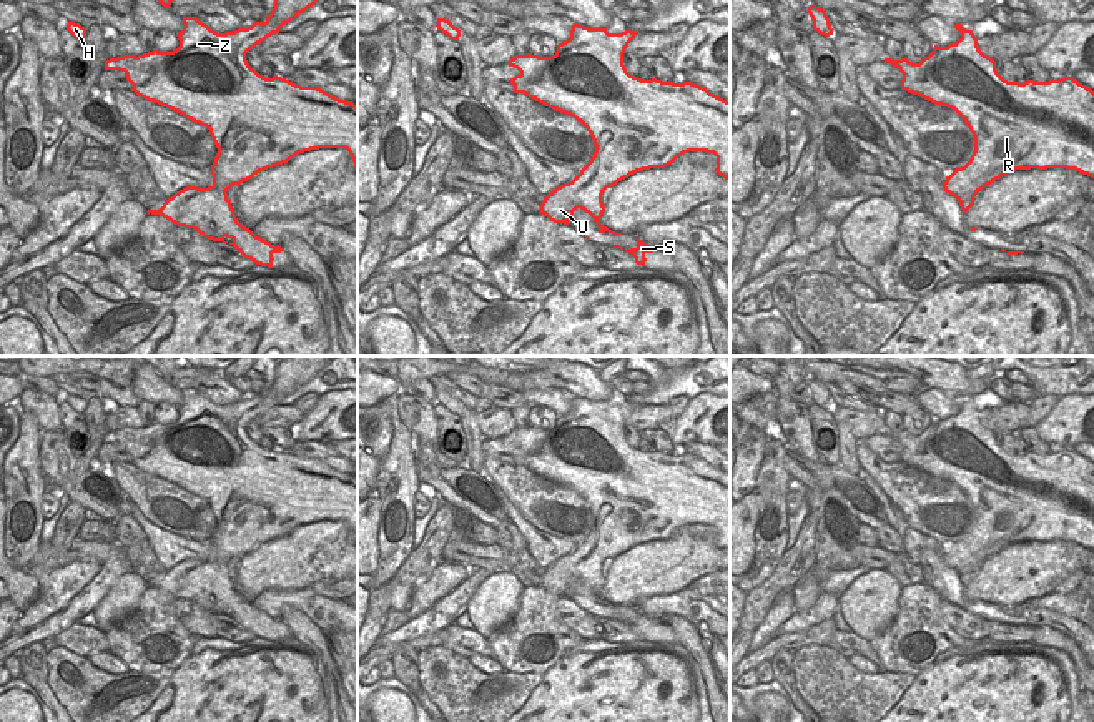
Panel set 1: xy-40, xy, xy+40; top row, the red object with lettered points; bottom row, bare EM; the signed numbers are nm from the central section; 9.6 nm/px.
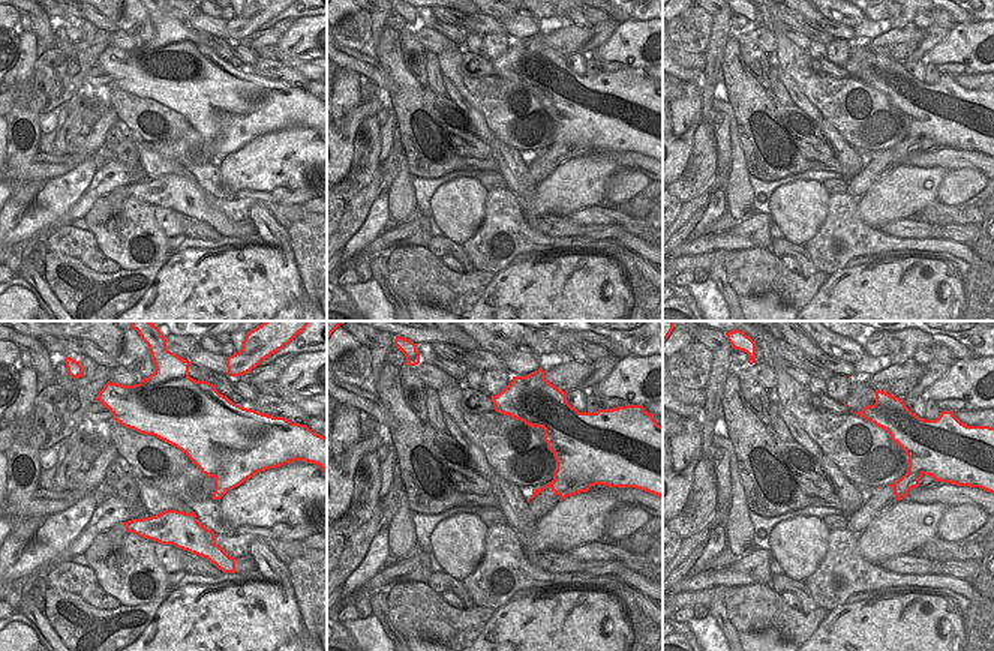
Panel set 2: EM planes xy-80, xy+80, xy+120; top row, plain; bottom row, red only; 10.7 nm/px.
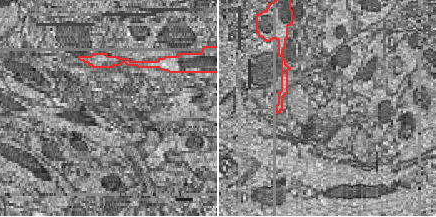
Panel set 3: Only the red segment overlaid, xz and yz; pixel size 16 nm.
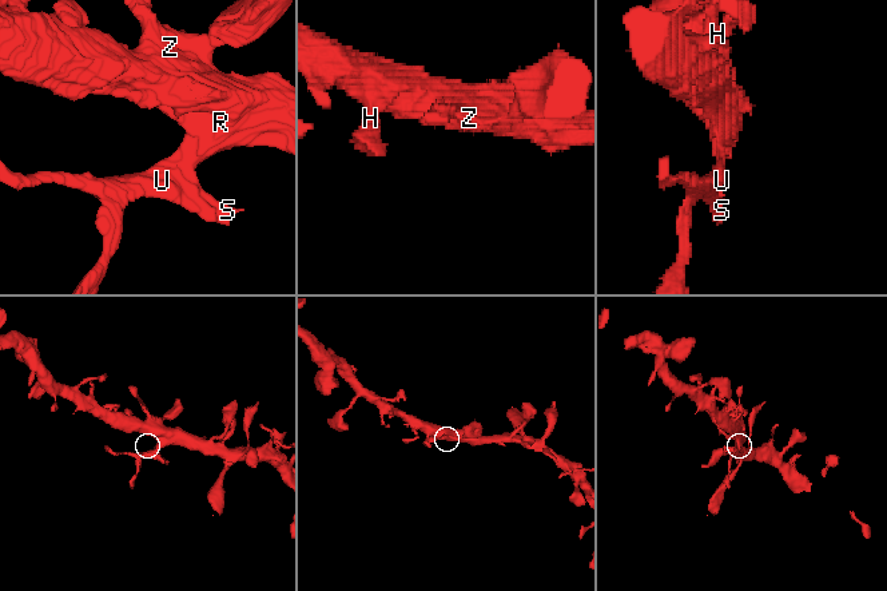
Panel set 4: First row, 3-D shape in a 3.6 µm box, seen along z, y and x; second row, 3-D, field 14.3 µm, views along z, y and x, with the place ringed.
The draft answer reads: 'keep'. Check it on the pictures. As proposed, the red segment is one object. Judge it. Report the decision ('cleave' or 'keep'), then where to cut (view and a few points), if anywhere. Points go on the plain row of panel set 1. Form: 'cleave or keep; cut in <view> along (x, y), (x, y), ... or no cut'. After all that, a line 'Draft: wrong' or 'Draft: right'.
cleave; cut in xy along (587, 536), (596, 541), (594, 559), (602, 566)
Draft: wrong

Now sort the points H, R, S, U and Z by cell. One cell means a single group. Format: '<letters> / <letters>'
H R Z / S U

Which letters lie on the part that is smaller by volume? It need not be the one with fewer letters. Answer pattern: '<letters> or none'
S, U

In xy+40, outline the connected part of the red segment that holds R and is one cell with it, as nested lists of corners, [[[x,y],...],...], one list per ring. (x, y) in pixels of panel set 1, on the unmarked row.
[[[961,396],[954,401],[961,411],[948,419],[934,418],[919,436],[908,431],[886,431],[885,436],[903,446],[901,462],[954,482],[968,497],[974,509],[974,524],[966,536],[966,562],[976,569],[1001,549],[1031,541],[1066,541],[1094,551],[1094,464],[1072,449],[1008,454],[998,446],[996,434],[979,423],[973,403]]]

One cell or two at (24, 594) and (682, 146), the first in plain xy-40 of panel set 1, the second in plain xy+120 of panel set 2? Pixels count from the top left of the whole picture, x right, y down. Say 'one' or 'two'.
one

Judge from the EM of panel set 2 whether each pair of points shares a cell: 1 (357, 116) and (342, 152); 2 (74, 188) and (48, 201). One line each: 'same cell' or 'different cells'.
1: same cell
2: same cell

